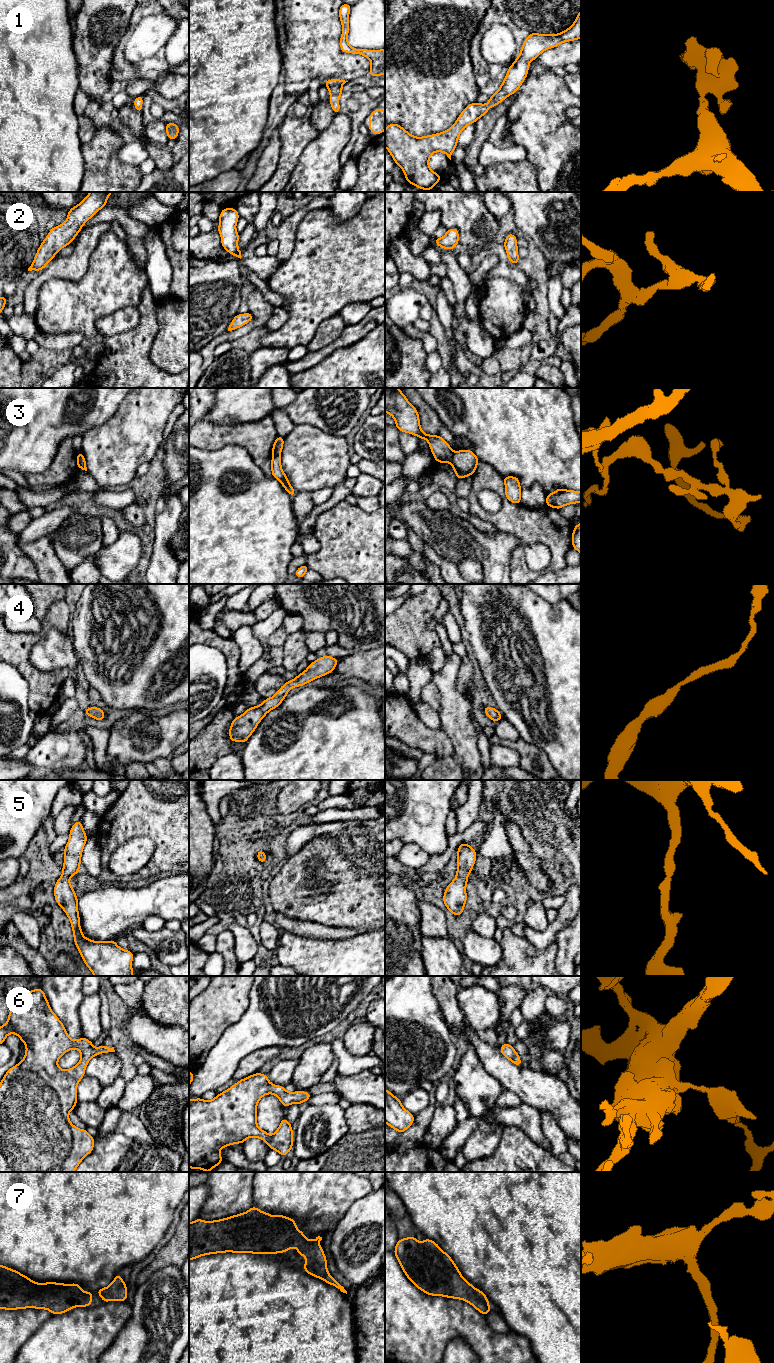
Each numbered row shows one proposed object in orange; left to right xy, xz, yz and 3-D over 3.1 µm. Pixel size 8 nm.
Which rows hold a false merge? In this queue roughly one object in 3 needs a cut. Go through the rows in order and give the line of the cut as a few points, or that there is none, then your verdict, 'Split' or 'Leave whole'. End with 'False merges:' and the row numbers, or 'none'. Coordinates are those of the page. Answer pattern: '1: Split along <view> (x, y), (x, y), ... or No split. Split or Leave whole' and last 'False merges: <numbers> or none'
1: No split. Leave whole
2: No split. Leave whole
3: Split along yz (454, 452), (448, 462). Split
4: No split. Leave whole
5: No split. Leave whole
6: No split. Leave whole
7: No split. Leave whole
False merges: 3

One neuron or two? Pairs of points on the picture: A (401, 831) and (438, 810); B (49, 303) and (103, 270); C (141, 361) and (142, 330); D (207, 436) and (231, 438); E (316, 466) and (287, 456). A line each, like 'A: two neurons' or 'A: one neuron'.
A: one neuron
B: one neuron
C: one neuron
D: one neuron
E: one neuron

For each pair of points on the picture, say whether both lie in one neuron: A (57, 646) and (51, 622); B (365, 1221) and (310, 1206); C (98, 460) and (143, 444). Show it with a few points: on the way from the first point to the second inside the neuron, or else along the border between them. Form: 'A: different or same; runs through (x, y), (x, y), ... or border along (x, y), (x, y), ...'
A: different; border along (43, 631), (58, 629), (67, 633)
B: different; border along (359, 1198), (349, 1207), (333, 1229)
C: same; runs through (109, 456), (121, 444), (132, 444)

